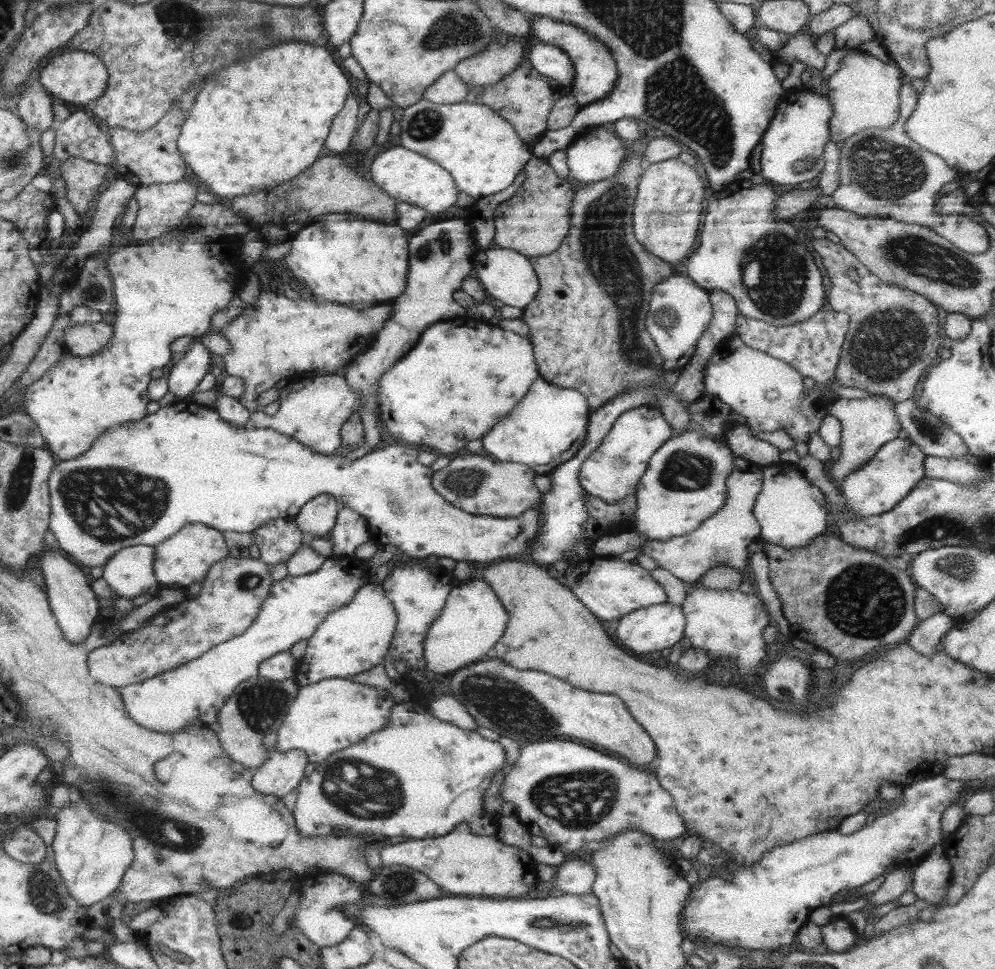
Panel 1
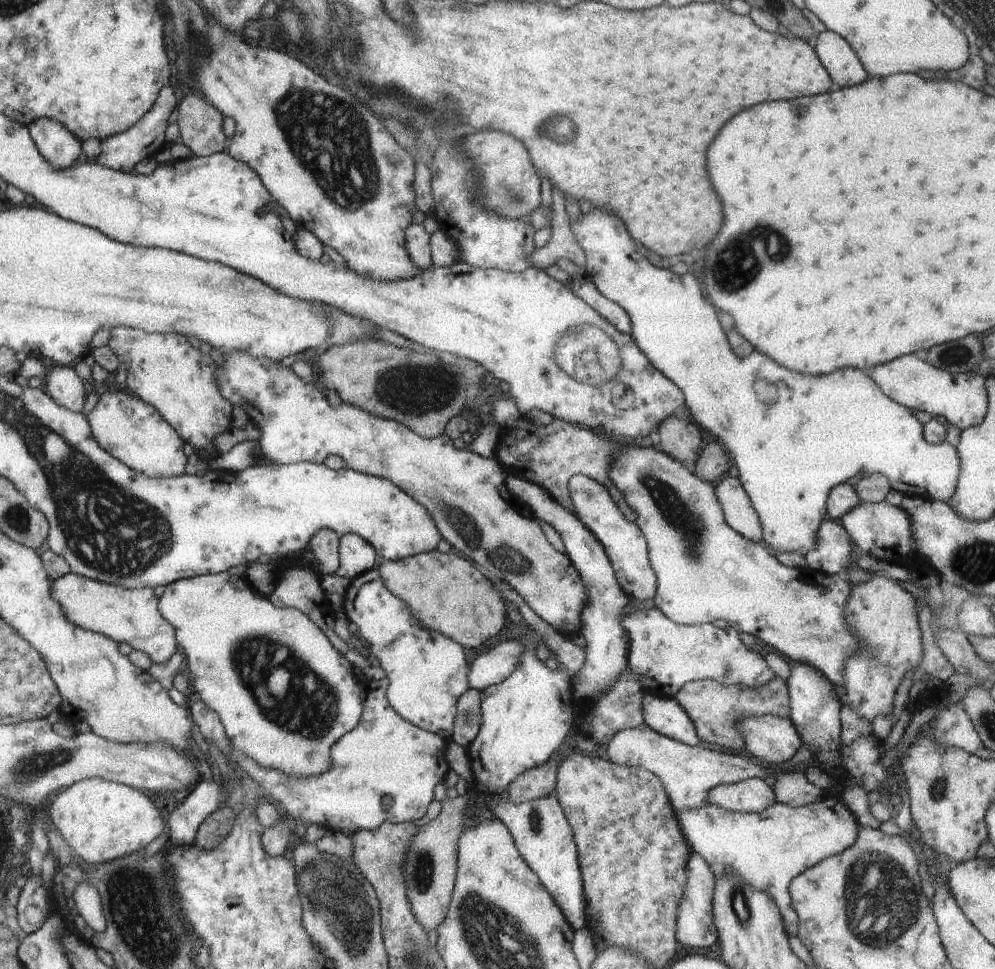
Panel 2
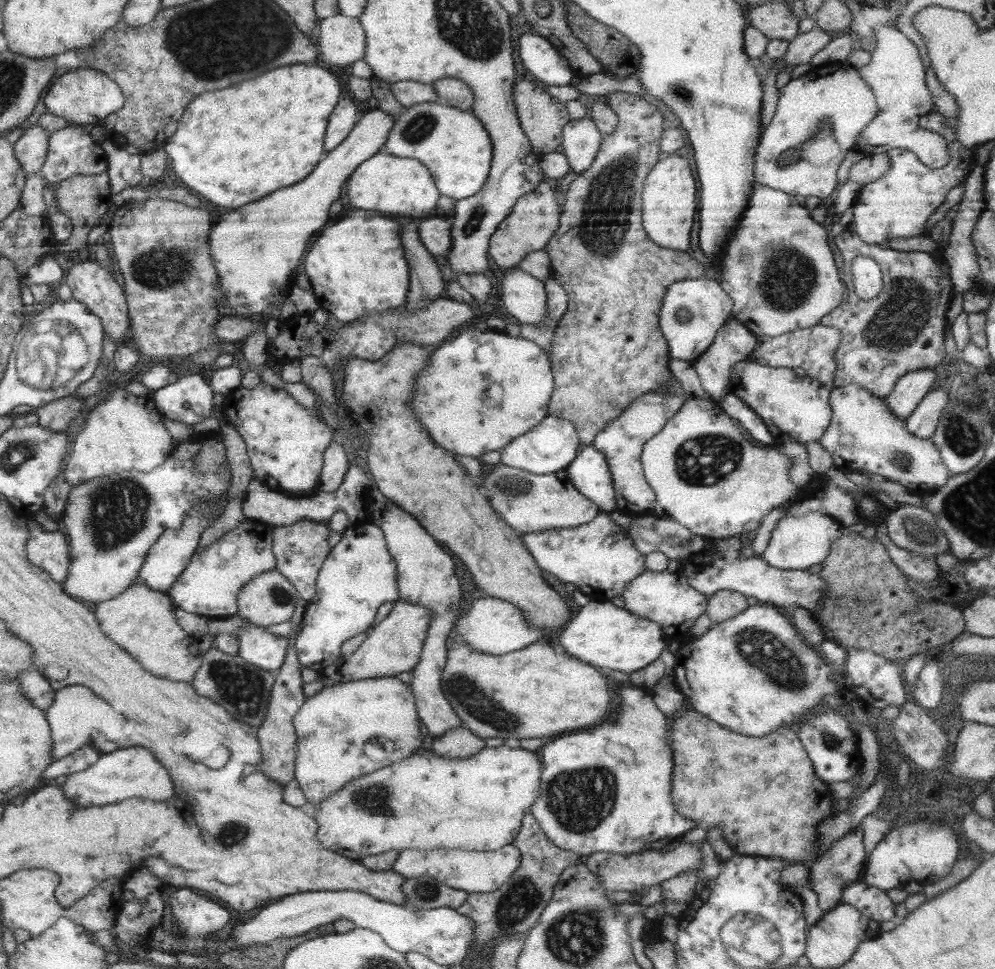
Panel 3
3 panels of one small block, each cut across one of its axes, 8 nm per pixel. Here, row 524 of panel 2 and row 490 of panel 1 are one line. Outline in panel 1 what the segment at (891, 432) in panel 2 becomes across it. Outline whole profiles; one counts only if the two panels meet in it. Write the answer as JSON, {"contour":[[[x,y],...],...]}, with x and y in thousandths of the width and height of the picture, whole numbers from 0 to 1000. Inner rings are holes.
{"contour":[[[784,475],[774,481],[767,482],[766,506],[760,513],[757,527],[760,537],[765,543],[764,556],[788,566],[810,563],[823,552],[831,550],[830,543],[832,543],[832,531],[834,528],[828,509],[821,502],[818,502],[807,488],[801,484],[800,480],[795,477]]]}

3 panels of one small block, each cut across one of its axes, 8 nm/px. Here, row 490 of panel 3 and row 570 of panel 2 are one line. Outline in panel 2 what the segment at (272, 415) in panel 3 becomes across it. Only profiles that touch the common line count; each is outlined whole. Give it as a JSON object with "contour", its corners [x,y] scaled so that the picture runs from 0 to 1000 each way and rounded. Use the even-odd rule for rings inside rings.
{"contour":[[[312,572],[279,574],[273,576],[273,581],[276,582],[276,607],[268,618],[277,626],[291,626],[305,632],[322,648],[326,656],[342,675],[346,677],[350,675],[352,672],[350,666],[337,653],[337,630],[332,625],[329,613],[324,609],[322,589],[316,583]]]}

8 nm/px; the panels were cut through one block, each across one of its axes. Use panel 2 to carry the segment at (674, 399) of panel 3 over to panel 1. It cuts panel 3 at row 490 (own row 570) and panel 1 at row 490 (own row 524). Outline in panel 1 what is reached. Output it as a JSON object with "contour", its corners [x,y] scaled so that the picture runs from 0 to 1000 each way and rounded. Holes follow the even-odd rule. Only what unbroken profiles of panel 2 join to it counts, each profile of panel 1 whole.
{"contour":[[[657,417],[640,419],[623,426],[612,448],[583,482],[582,498],[588,510],[601,512],[611,520],[619,520],[638,510],[653,473],[668,454],[677,449],[677,444]]]}

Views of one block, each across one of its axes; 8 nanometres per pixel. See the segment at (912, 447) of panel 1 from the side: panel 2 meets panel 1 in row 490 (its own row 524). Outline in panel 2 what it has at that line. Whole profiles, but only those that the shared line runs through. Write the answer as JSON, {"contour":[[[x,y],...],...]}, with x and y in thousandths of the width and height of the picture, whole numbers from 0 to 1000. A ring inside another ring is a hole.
{"contour":[[[864,517],[856,523],[844,537],[861,568],[872,570],[887,579],[901,579],[912,582],[917,578],[918,556],[916,540],[909,525],[891,519],[871,519]]]}

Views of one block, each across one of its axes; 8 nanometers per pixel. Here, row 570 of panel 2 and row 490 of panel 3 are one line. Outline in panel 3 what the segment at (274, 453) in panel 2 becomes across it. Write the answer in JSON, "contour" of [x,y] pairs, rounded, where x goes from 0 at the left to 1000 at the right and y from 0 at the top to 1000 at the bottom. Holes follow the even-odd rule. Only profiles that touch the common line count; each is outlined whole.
{"contour":[[[502,478],[486,493],[482,506],[488,508],[494,524],[522,552],[527,552],[528,549],[547,549],[556,545],[577,545],[589,541],[603,527],[577,504],[569,485],[538,490],[524,483]]]}

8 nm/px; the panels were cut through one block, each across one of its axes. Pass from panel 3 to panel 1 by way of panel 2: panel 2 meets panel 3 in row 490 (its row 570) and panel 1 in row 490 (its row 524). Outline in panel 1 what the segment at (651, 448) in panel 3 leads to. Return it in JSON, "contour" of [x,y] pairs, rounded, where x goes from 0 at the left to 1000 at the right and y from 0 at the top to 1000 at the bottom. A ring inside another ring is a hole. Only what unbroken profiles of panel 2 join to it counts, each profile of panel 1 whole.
{"contour":[[[699,441],[668,454],[653,473],[651,483],[640,501],[637,545],[652,557],[663,558],[691,552],[699,547],[708,537],[727,524],[731,515],[731,493],[738,485],[739,472],[729,455],[718,454]]]}

